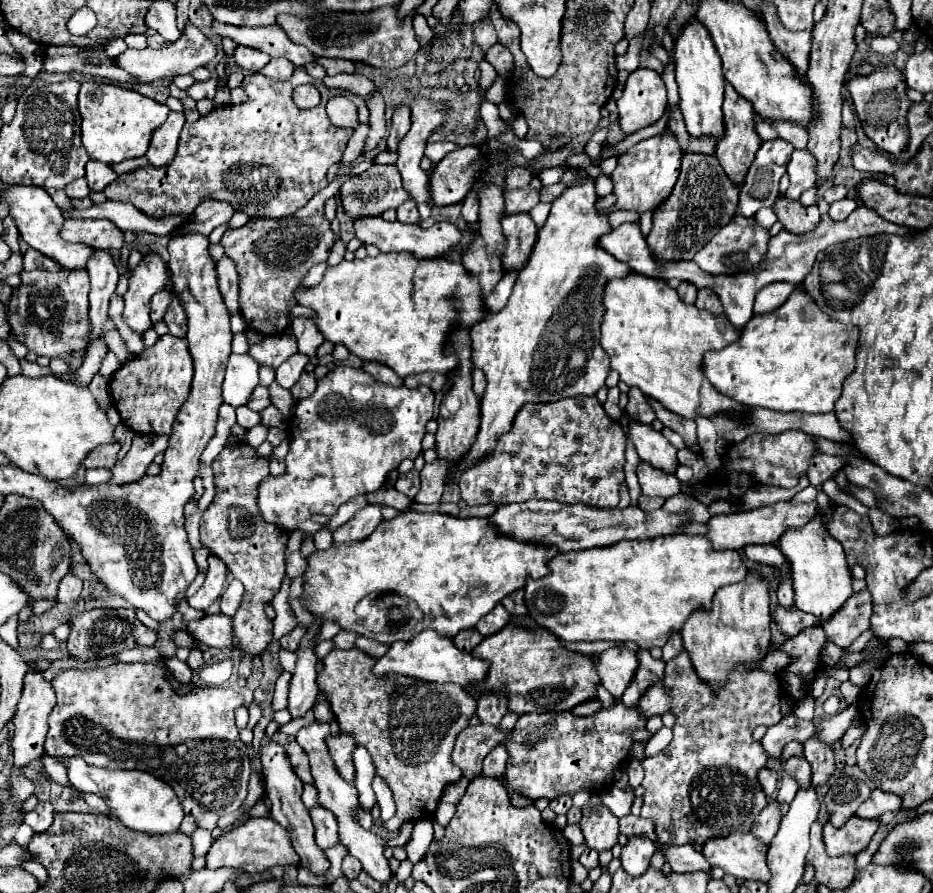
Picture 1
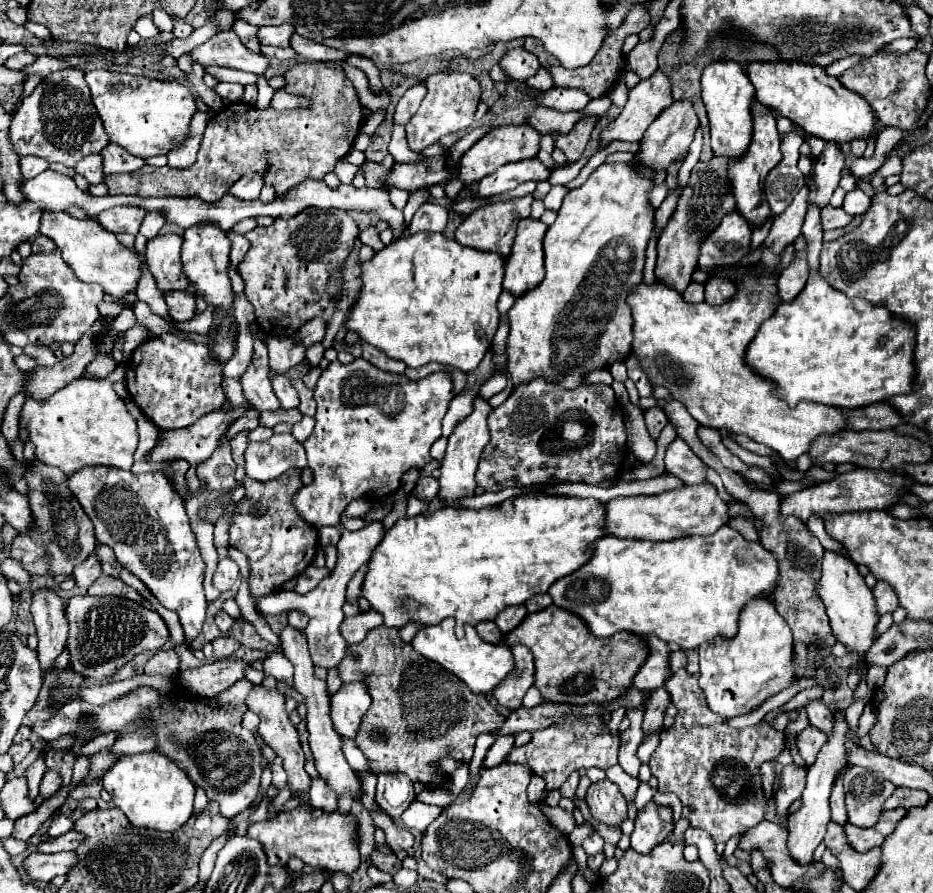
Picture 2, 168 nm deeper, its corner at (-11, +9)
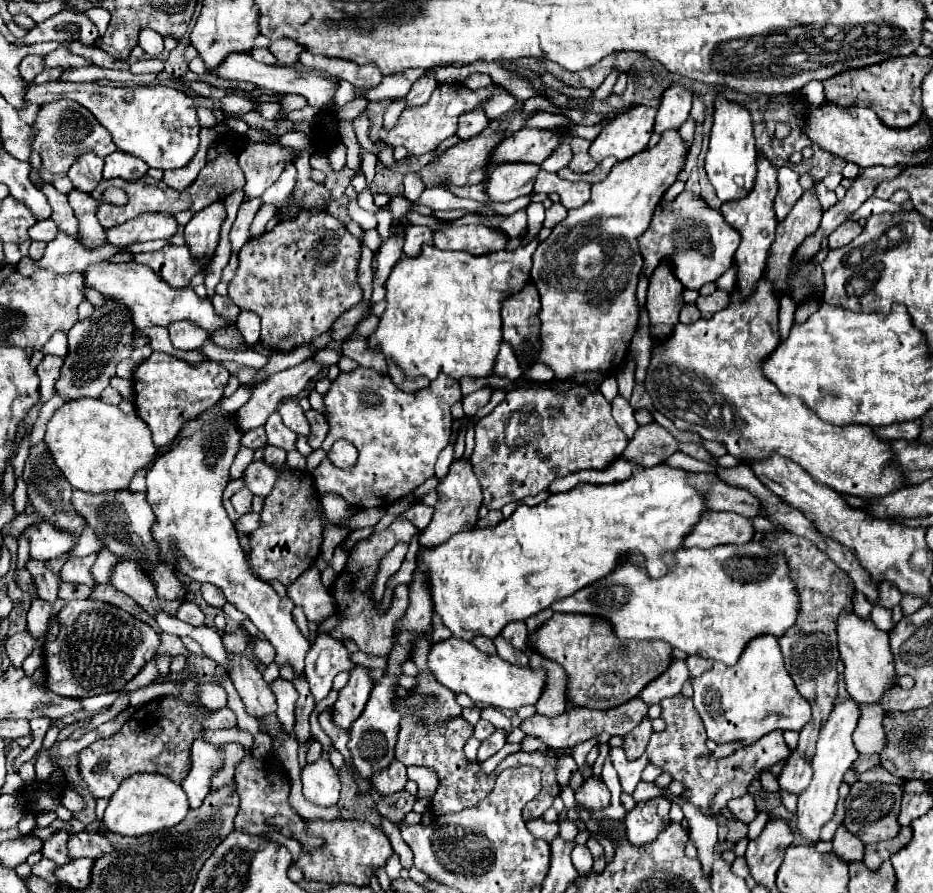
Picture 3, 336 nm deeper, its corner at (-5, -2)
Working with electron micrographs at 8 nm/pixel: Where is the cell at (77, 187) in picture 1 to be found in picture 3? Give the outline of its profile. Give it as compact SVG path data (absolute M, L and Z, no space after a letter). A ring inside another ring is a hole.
M87 153L87 155L81 155L73 165L71 169L67 171L71 183L75 189L79 191L85 191L85 193L91 193L97 183L101 181L101 171L103 171L103 159L93 155L93 153Z

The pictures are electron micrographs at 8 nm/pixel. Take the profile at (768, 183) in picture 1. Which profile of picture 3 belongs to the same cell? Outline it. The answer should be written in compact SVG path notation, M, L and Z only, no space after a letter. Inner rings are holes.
M783 167L779 171L779 193L775 197L777 221L783 221L787 217L787 213L791 211L791 207L797 203L801 195L803 195L803 189L799 185L799 175L793 169Z

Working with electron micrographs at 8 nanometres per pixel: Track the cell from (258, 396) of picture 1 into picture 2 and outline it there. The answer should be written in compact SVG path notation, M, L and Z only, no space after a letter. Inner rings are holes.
M277 374L271 378L271 386L275 390L275 396L279 398L281 406L283 408L297 408L299 406L299 396L295 392L295 388L289 384L287 376L283 374Z

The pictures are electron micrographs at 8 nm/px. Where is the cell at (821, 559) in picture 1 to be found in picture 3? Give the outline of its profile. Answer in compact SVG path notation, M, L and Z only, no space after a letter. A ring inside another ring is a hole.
M841 613L837 623L839 633L839 653L845 663L845 683L851 699L857 703L879 703L881 697L897 685L893 653L889 649L889 635L879 631L873 621L863 621L855 613Z

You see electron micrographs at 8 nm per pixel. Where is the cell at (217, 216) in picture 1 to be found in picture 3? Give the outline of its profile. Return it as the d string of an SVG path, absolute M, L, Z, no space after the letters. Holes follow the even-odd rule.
M255 143L239 153L239 165L245 175L245 199L257 199L269 189L285 165L291 163L297 153L281 143Z

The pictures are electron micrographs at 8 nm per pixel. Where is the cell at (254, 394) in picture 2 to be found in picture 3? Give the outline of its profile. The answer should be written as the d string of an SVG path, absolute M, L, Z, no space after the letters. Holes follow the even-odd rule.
M273 413L273 415L267 419L265 431L267 431L267 437L269 437L269 439L267 439L269 445L281 447L281 449L285 449L285 451L295 451L297 435L283 425L279 413Z

